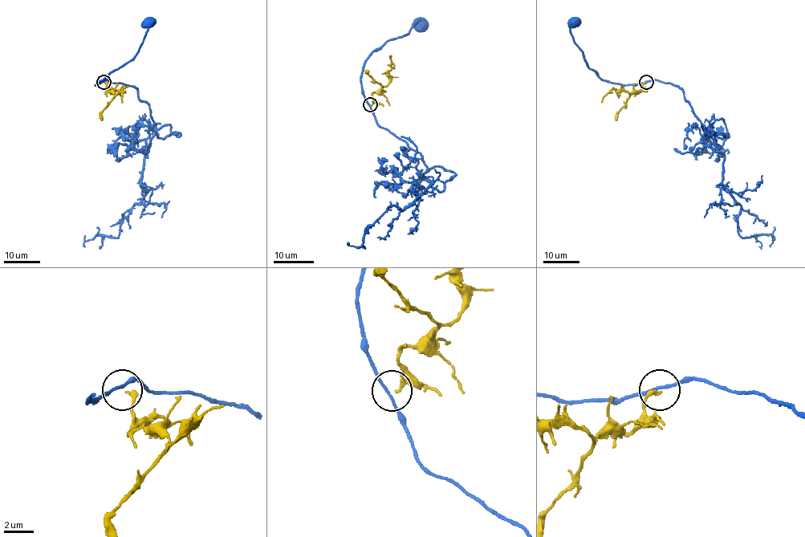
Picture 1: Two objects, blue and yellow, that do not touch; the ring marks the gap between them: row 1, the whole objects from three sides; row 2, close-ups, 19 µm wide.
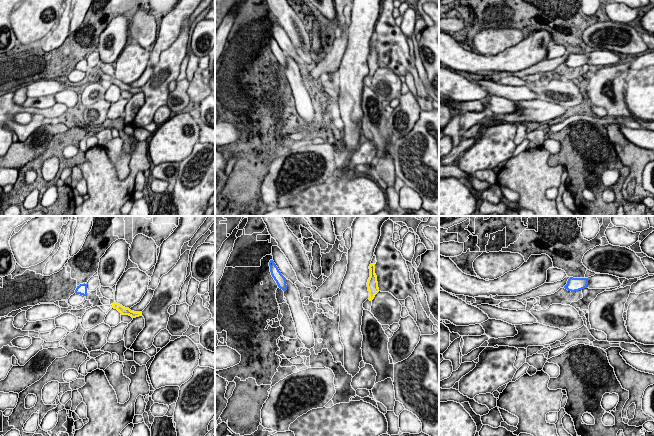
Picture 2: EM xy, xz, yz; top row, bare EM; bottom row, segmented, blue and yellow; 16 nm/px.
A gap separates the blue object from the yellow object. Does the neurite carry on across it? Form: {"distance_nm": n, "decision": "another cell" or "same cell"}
{"distance_nm": 440, "decision": "another cell"}

